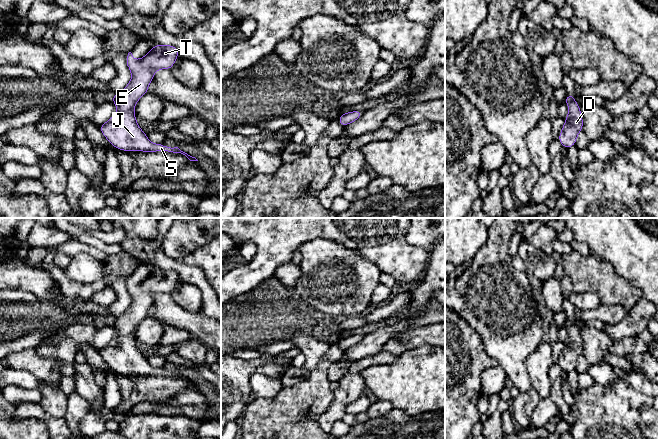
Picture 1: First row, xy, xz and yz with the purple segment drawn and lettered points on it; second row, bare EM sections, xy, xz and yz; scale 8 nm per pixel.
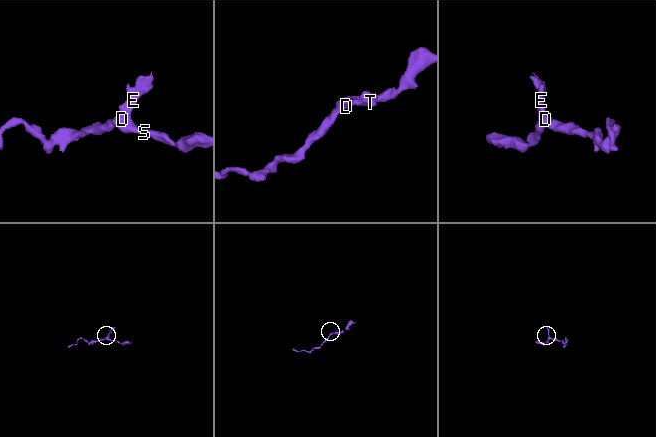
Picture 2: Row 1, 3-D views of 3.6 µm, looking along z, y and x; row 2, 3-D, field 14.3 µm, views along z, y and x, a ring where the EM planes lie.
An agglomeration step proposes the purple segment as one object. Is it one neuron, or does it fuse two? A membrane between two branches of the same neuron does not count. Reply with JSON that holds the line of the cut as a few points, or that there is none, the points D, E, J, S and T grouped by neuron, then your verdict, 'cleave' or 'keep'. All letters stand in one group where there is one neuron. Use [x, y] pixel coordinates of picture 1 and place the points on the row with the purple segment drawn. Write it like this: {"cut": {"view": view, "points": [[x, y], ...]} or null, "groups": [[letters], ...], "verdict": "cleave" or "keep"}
{"cut": null, "groups": [["D", "E", "J", "S", "T"]], "verdict": "keep"}

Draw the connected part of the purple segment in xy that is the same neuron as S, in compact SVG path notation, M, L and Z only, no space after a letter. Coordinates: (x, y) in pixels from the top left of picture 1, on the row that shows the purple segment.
M155 45L150 51L141 59L135 60L132 53L129 52L127 56L127 66L132 74L132 78L128 85L115 96L110 97L112 102L116 105L118 112L112 116L107 122L99 126L100 131L104 137L111 143L111 145L122 151L142 151L142 152L160 152L168 151L173 153L181 153L185 155L190 161L198 161L195 157L188 155L181 151L178 147L167 147L163 143L154 144L147 138L136 122L136 115L134 108L138 100L148 93L148 86L152 82L154 74L159 69L171 70L176 59L179 56L179 51L174 45Z

